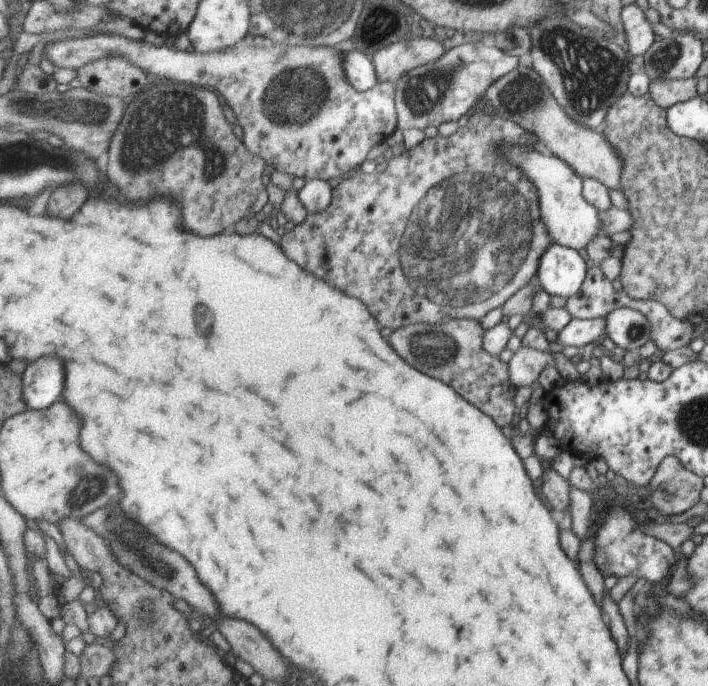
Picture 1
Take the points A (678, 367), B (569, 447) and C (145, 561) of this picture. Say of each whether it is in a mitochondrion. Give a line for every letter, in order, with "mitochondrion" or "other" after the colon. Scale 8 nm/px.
A: other
B: other
C: mitochondrion

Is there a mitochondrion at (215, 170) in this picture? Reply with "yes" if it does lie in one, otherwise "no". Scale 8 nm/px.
yes

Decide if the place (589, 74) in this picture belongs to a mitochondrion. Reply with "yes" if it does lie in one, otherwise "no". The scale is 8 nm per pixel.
yes

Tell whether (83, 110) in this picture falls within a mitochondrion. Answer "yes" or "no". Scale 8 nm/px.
yes

